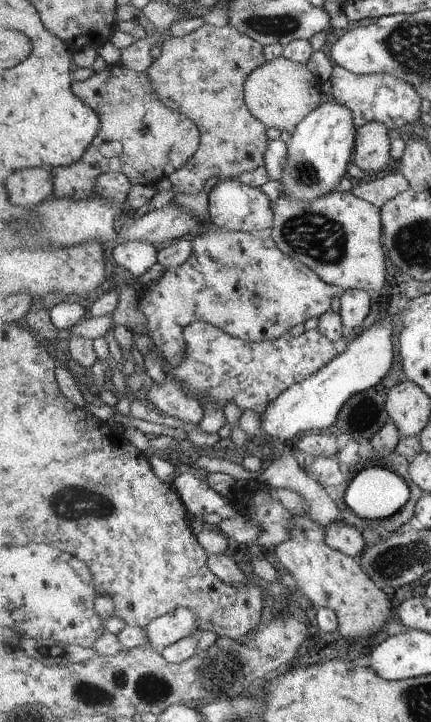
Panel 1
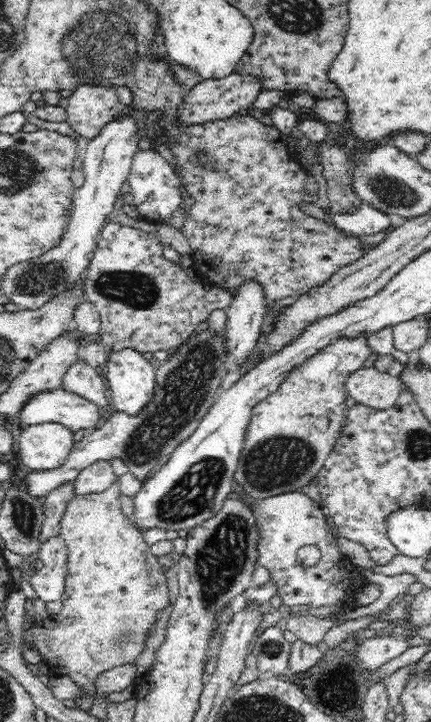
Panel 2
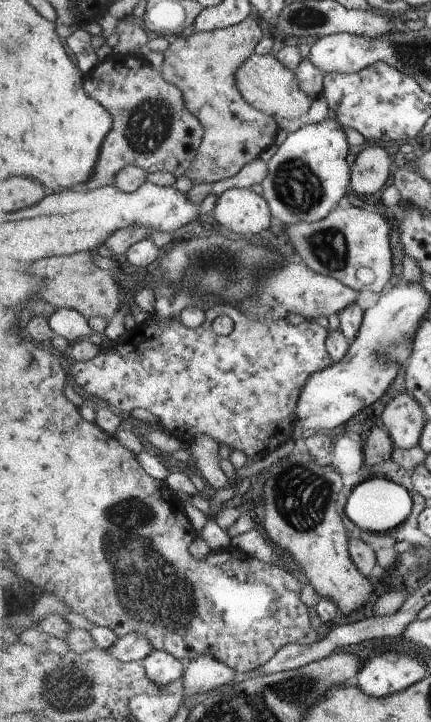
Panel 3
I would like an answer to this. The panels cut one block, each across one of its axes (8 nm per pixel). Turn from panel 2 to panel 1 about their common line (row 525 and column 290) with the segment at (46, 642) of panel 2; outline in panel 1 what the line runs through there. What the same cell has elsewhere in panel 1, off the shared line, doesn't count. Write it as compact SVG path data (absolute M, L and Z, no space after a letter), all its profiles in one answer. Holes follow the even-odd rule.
M284 56L266 61L260 69L254 70L244 87L244 100L249 110L266 126L276 128L284 137L291 135L297 126L323 103L323 82L302 64Z

